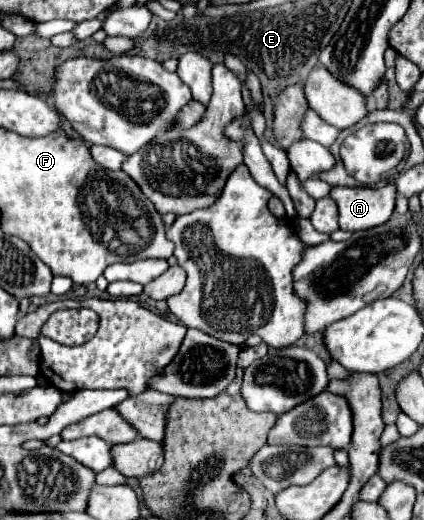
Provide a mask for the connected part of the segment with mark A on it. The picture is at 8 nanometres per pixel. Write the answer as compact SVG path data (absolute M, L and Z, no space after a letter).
M385 185L381 189L371 189L371 187L333 187L329 197L337 203L339 207L339 227L345 231L361 231L361 229L371 229L377 227L385 221L389 221L393 207L395 207L395 185Z

